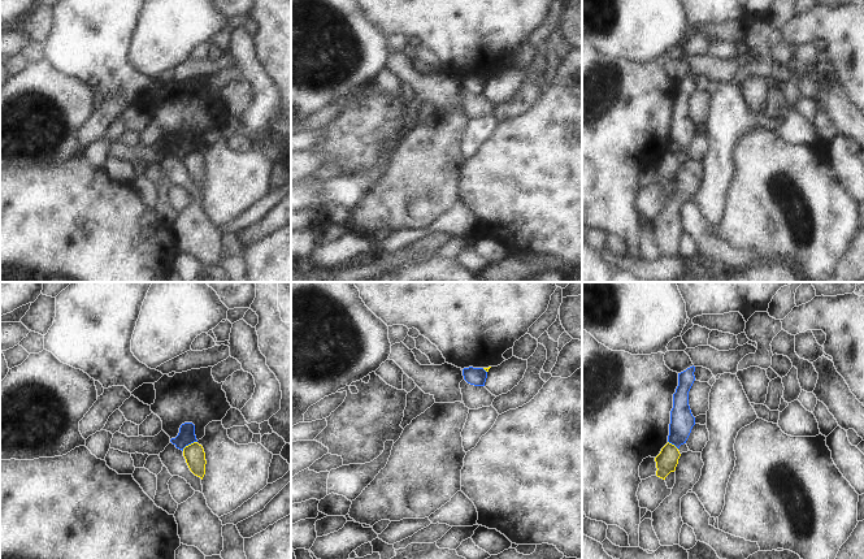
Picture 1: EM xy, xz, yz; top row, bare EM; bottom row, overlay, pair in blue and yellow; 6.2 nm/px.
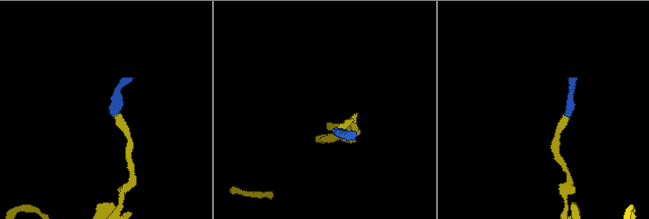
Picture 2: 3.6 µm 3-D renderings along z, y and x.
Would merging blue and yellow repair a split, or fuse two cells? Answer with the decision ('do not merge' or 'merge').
do not merge

